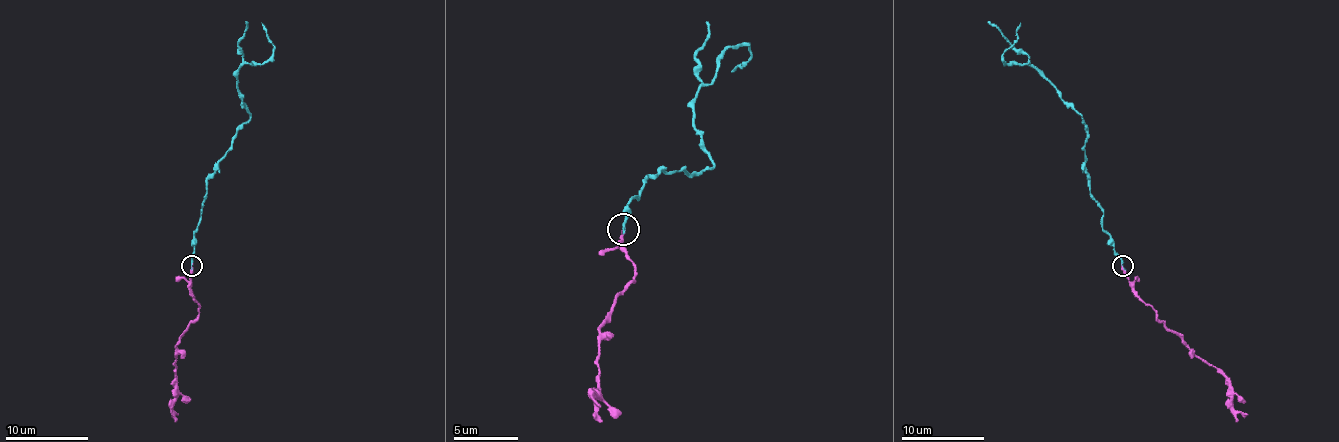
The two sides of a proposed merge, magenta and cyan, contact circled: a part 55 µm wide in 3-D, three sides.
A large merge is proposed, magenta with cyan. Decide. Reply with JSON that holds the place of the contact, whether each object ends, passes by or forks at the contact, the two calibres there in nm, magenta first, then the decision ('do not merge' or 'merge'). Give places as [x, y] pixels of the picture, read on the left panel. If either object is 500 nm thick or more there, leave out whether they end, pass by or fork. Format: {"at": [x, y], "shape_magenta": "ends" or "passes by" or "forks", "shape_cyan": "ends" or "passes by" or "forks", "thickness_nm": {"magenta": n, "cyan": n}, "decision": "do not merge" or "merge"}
{"at": [191, 265], "shape_magenta": "ends", "shape_cyan": "ends", "thickness_nm": {"magenta": 260, "cyan": 160}, "decision": "do not merge"}

